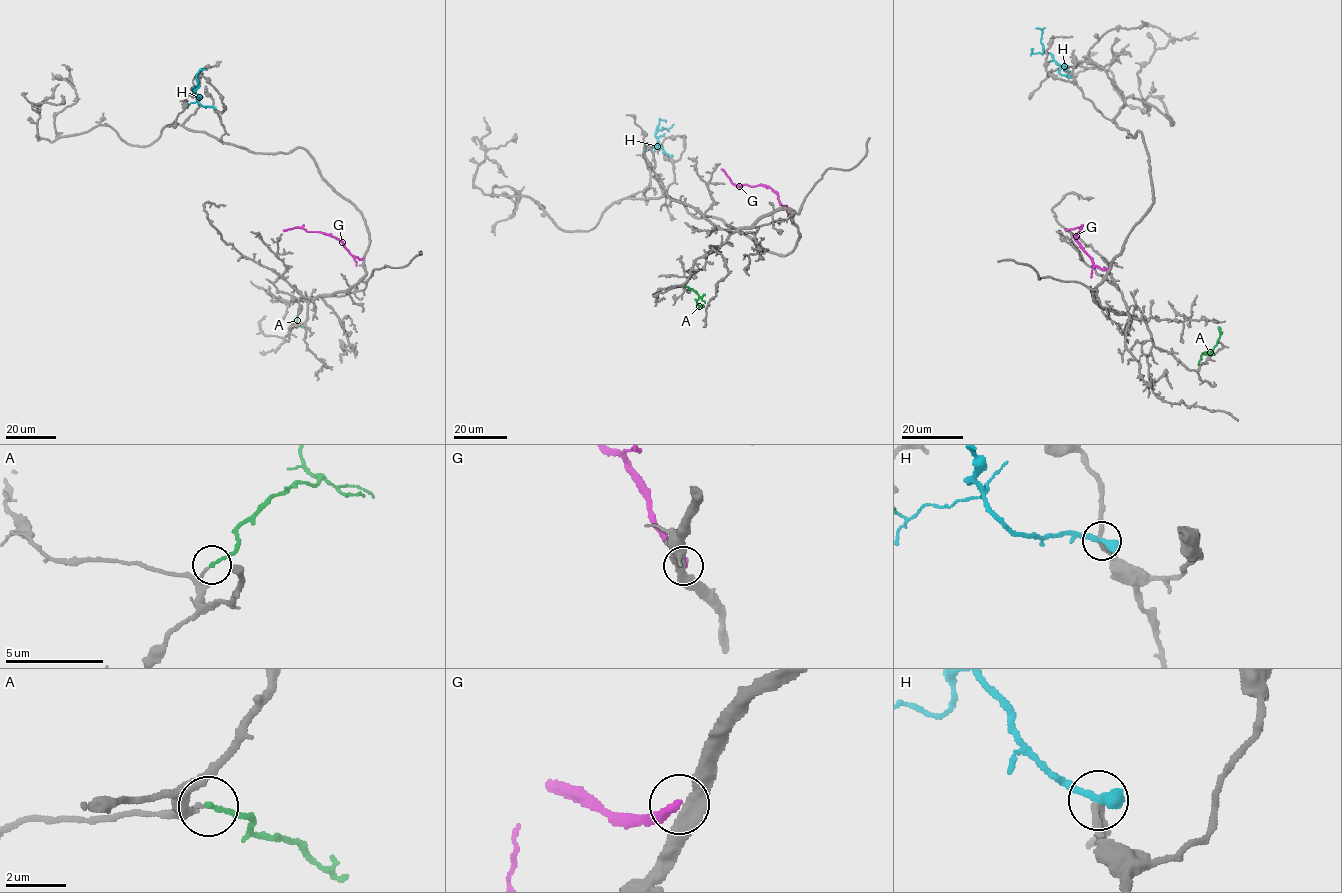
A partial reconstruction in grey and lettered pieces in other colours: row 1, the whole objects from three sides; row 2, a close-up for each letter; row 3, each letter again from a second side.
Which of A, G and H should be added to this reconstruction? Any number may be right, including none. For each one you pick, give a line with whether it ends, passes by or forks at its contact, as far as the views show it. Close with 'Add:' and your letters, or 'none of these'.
A: it ends
Add: A

